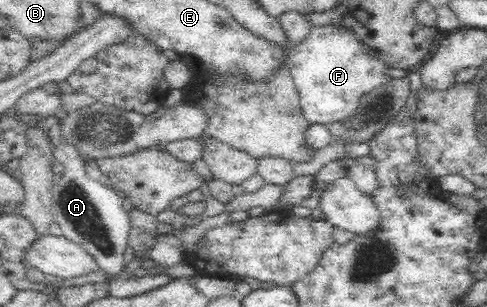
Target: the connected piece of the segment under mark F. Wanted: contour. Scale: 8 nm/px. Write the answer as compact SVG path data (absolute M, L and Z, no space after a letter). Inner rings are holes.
M335 25L311 26L309 34L298 43L291 44L288 49L284 66L290 70L293 82L299 93L300 107L308 123L326 125L333 121L351 116L357 108L359 99L373 87L390 80L386 71L392 67L385 66L381 61L369 57L365 53L362 42L346 30L338 29Z

